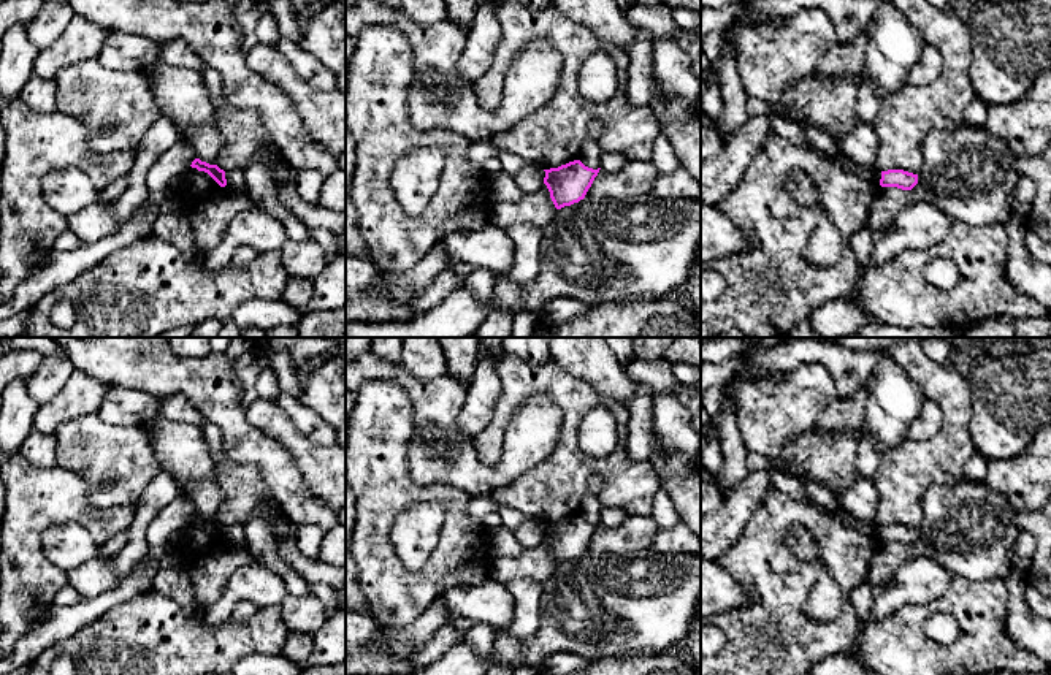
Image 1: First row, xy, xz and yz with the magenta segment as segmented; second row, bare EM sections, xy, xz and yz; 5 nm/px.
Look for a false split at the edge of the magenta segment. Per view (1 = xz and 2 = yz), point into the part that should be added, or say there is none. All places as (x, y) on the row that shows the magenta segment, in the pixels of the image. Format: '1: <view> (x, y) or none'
1: none
2: none

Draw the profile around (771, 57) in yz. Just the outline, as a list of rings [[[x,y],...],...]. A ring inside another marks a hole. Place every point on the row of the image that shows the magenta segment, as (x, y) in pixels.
[[[802,8],[780,25],[762,22],[734,32],[739,74],[748,97],[764,101],[780,117],[804,124],[783,106],[783,90],[816,71],[821,57],[839,44],[829,14]]]

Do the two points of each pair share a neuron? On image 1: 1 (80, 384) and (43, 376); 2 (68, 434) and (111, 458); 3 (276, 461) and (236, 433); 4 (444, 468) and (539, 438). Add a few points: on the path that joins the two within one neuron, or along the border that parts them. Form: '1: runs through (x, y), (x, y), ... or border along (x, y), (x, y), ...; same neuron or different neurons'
1: border along (75, 368), (64, 387), (38, 406); different neurons
2: runs through (80, 441), (100, 453); same neuron
3: runs through (267, 455), (246, 442); same neuron
4: runs through (468, 472), (503, 472), (515, 460); same neuron

